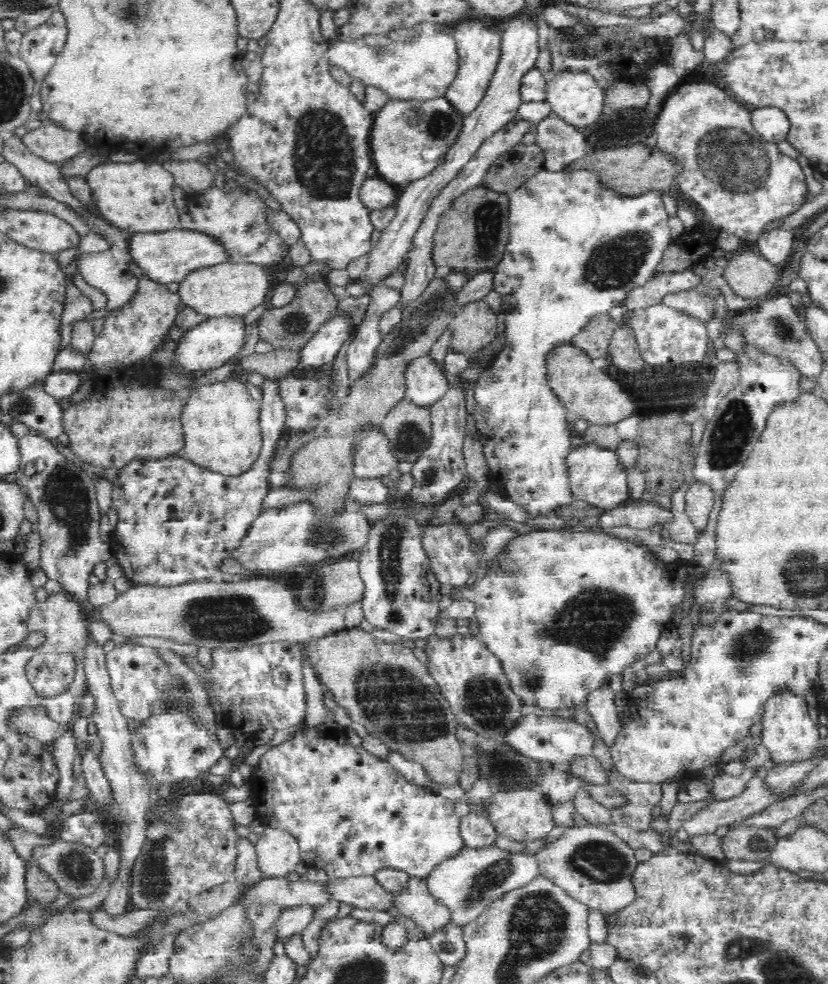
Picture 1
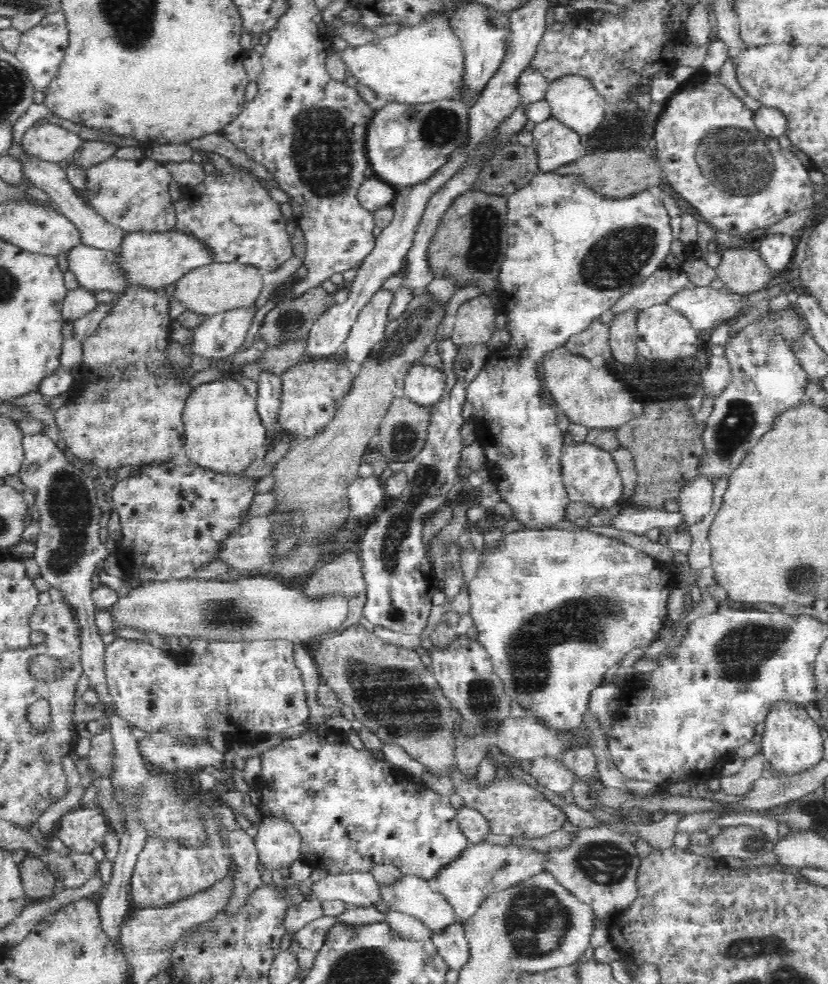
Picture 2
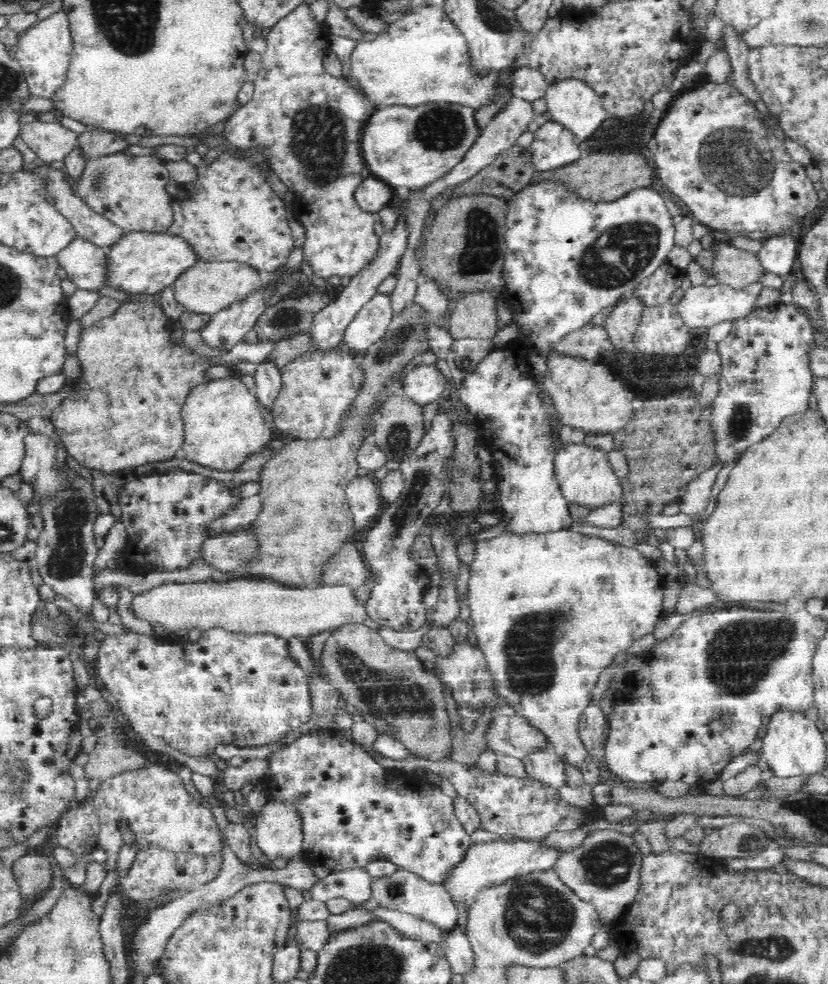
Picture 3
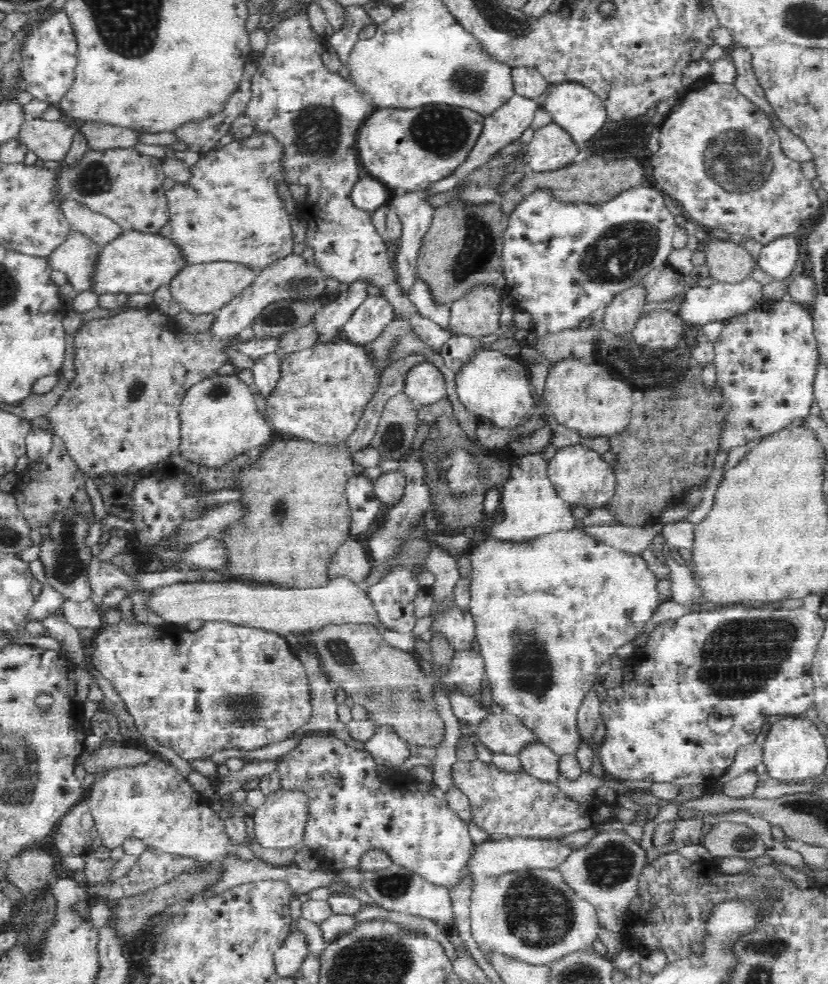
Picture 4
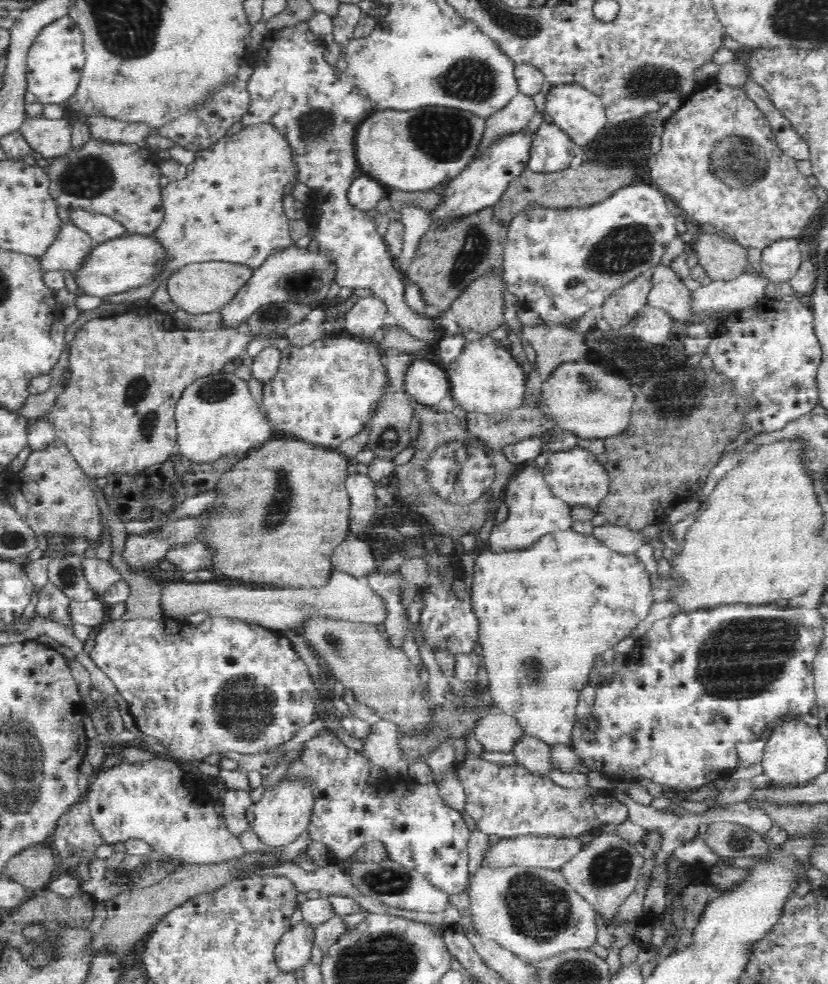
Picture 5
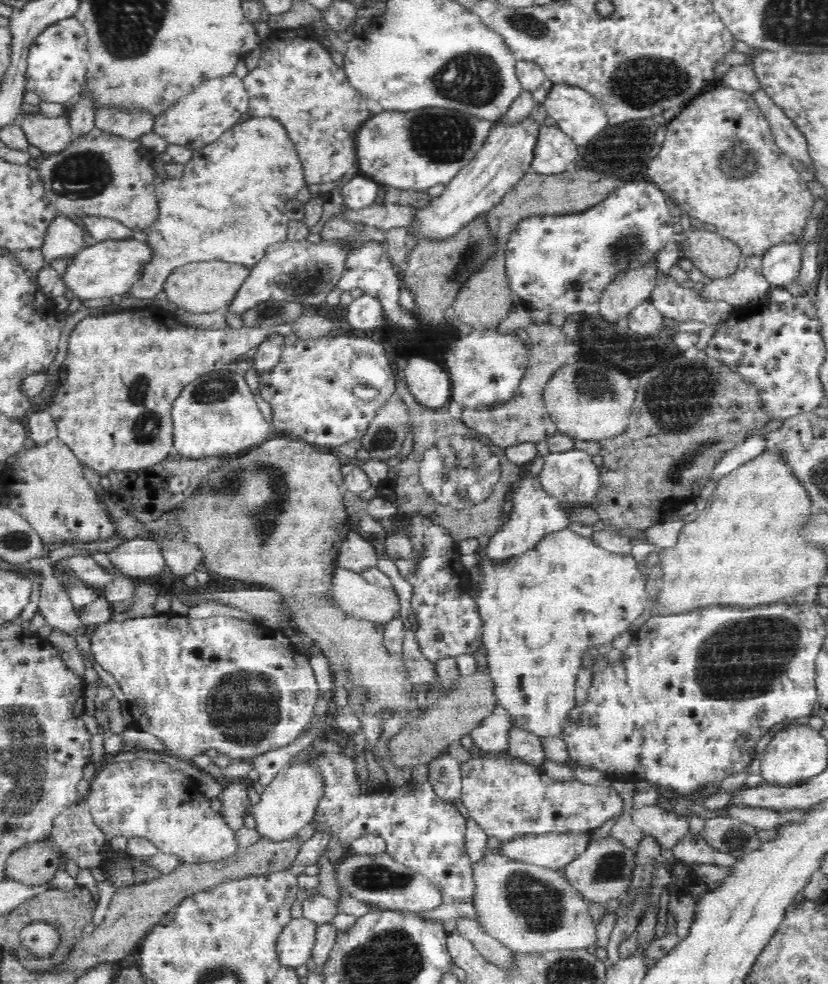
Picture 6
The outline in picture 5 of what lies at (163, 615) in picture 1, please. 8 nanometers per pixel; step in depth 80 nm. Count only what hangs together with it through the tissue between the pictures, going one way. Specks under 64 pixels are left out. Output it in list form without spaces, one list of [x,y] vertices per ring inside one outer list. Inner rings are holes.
[[[333,569],[332,576],[324,588],[318,589],[274,589],[253,590],[246,586],[222,586],[214,580],[188,583],[168,582],[161,591],[164,617],[184,620],[198,613],[206,612],[208,617],[226,616],[248,622],[253,626],[284,631],[288,628],[299,629],[304,618],[316,614],[330,616],[337,620],[350,620],[356,623],[383,624],[388,619],[387,602],[379,596],[362,578],[350,573]]]

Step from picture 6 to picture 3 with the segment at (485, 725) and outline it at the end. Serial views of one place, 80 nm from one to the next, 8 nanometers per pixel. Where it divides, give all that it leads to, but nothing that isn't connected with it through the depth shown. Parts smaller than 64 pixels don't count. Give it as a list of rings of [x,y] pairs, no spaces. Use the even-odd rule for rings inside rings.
[[[496,714],[491,720],[491,725],[486,730],[486,745],[499,755],[514,756],[523,760],[529,753],[538,749],[551,749],[551,744],[548,744],[546,737],[538,731],[538,729],[530,727],[528,721],[523,716],[516,715],[500,715]]]

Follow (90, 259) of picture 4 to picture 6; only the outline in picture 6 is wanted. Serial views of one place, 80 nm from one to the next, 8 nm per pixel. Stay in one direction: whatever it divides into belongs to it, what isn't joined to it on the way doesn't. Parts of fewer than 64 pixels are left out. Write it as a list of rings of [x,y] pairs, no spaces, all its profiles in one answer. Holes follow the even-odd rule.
[[[62,214],[56,216],[49,222],[44,244],[43,258],[44,266],[50,266],[53,261],[66,257],[70,261],[80,250],[88,247],[84,238],[86,231],[72,218]]]

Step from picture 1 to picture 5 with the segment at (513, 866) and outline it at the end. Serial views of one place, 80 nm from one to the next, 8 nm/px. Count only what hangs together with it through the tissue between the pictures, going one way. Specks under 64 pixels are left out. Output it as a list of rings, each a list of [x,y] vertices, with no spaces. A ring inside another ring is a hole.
[[[524,835],[511,839],[501,839],[498,843],[490,846],[483,864],[488,866],[526,865],[530,868],[561,870],[562,866],[566,862],[570,862],[579,852],[582,852],[584,847],[584,842],[579,837]]]

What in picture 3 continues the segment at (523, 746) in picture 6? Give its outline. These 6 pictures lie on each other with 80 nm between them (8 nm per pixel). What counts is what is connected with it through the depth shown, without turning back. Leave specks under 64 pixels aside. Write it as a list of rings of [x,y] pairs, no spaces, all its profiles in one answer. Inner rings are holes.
[[[538,749],[529,752],[522,760],[528,776],[552,788],[559,789],[566,785],[564,774],[565,759],[558,756],[552,749]]]

